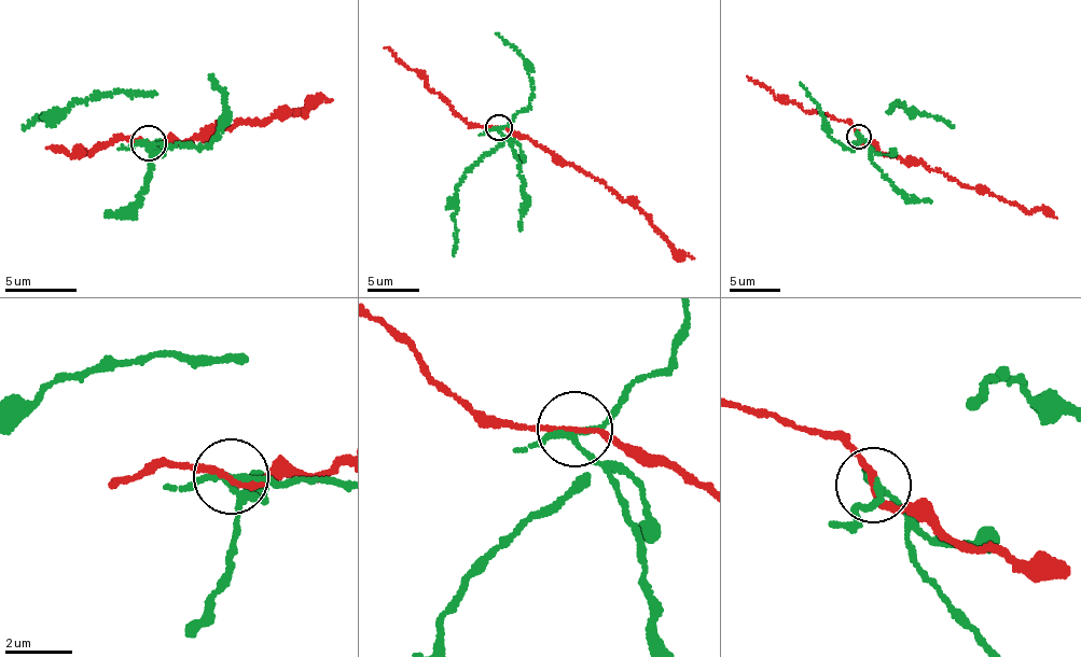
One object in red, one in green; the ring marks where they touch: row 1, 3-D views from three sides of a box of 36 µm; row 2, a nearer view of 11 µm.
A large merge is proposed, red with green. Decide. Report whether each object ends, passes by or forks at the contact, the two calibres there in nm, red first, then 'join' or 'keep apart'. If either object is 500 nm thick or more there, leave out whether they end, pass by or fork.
red passes by; green forks there; 160 nm thick on the red side, 160 nm on the other; keep apart

